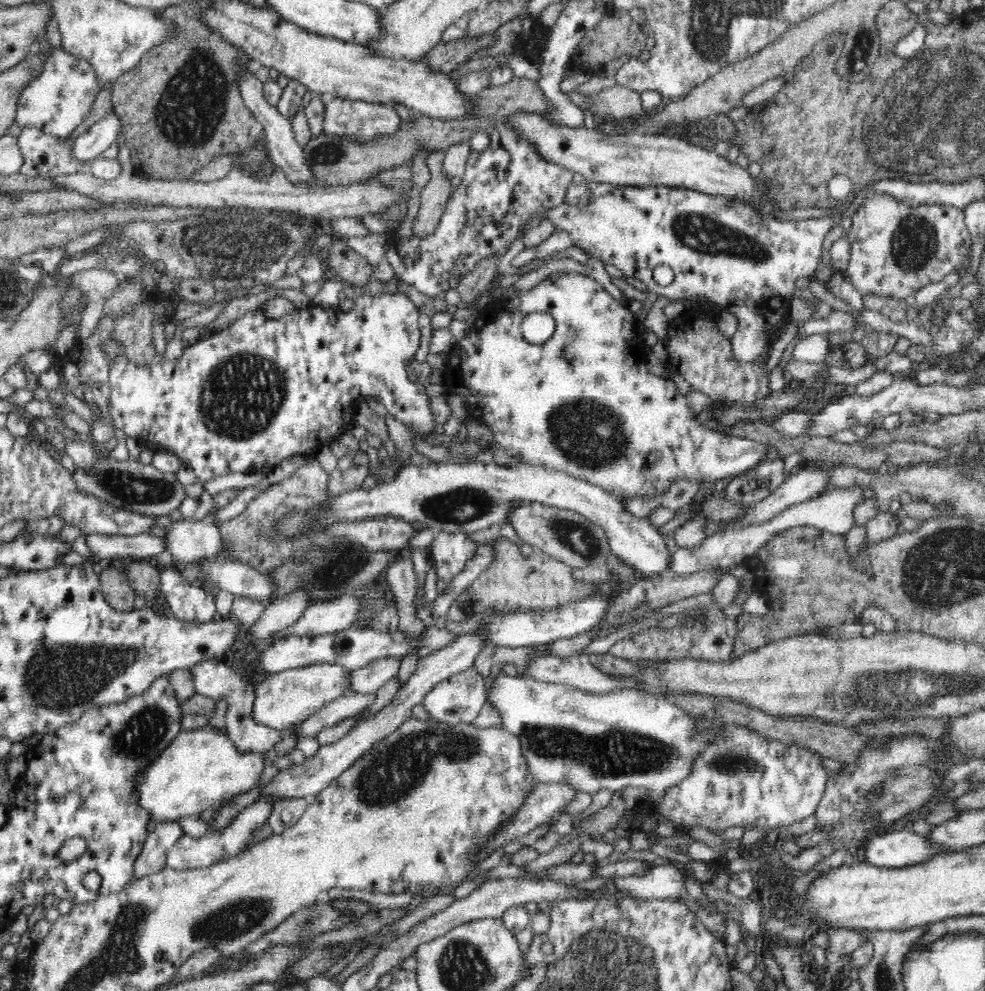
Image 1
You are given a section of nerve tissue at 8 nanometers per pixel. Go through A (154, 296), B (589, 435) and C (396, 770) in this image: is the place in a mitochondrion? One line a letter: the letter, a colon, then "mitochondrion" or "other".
A: other
B: mitochondrion
C: mitochondrion

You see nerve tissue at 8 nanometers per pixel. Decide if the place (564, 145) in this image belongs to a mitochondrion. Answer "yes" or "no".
no

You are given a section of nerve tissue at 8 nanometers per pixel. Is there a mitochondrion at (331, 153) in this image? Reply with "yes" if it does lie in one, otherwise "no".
yes

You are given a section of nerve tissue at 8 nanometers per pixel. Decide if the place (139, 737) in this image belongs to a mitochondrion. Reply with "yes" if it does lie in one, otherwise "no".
yes

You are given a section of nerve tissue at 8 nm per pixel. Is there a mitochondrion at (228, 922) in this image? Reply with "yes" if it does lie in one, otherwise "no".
yes

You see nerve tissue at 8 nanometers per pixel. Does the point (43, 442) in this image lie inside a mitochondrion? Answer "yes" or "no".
no

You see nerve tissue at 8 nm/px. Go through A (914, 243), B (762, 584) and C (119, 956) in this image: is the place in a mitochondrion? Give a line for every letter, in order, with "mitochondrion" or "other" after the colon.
A: mitochondrion
B: other
C: mitochondrion

